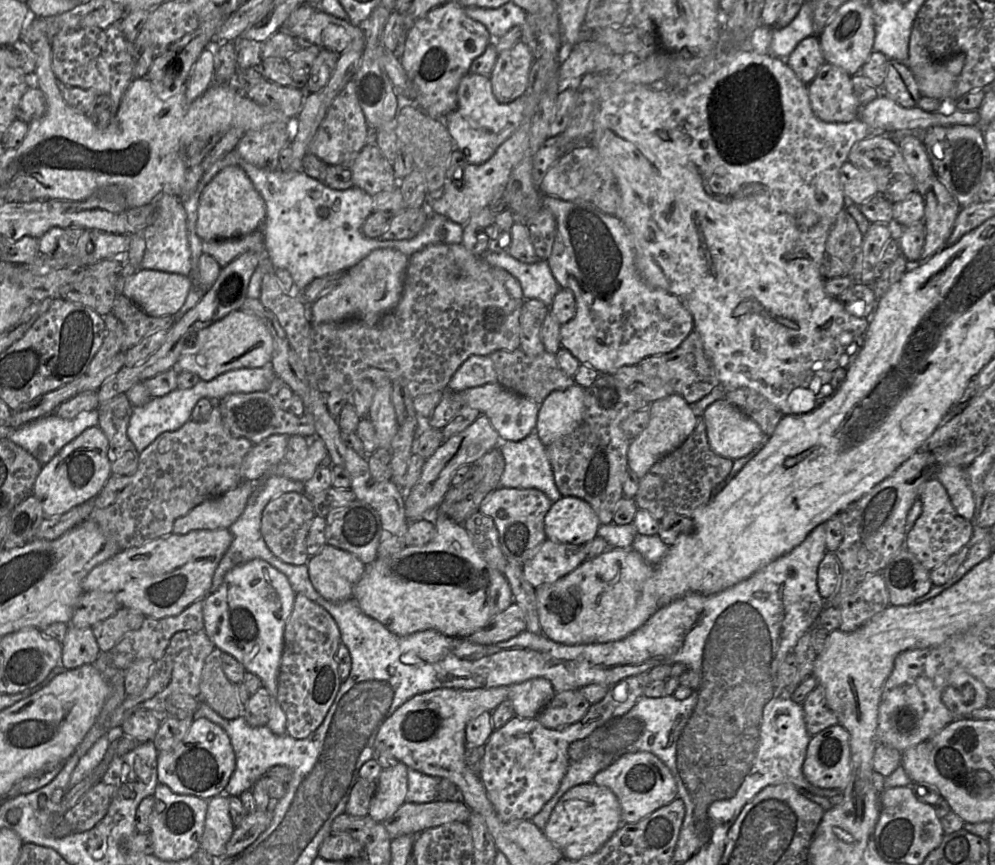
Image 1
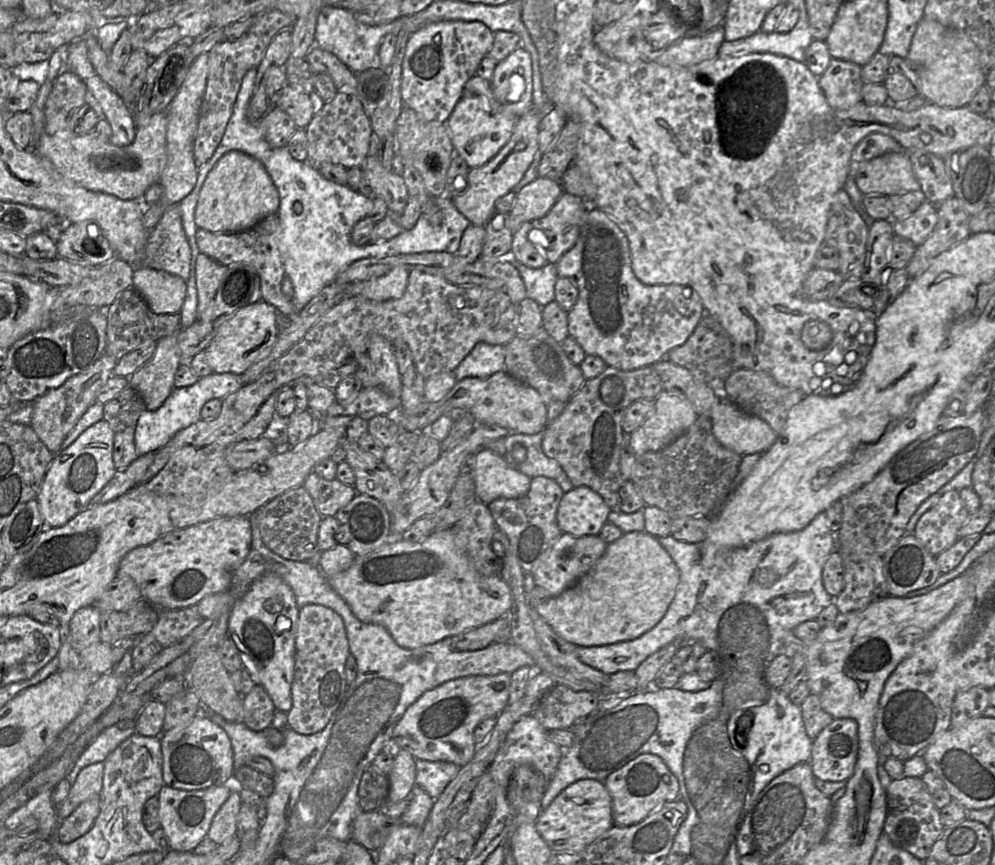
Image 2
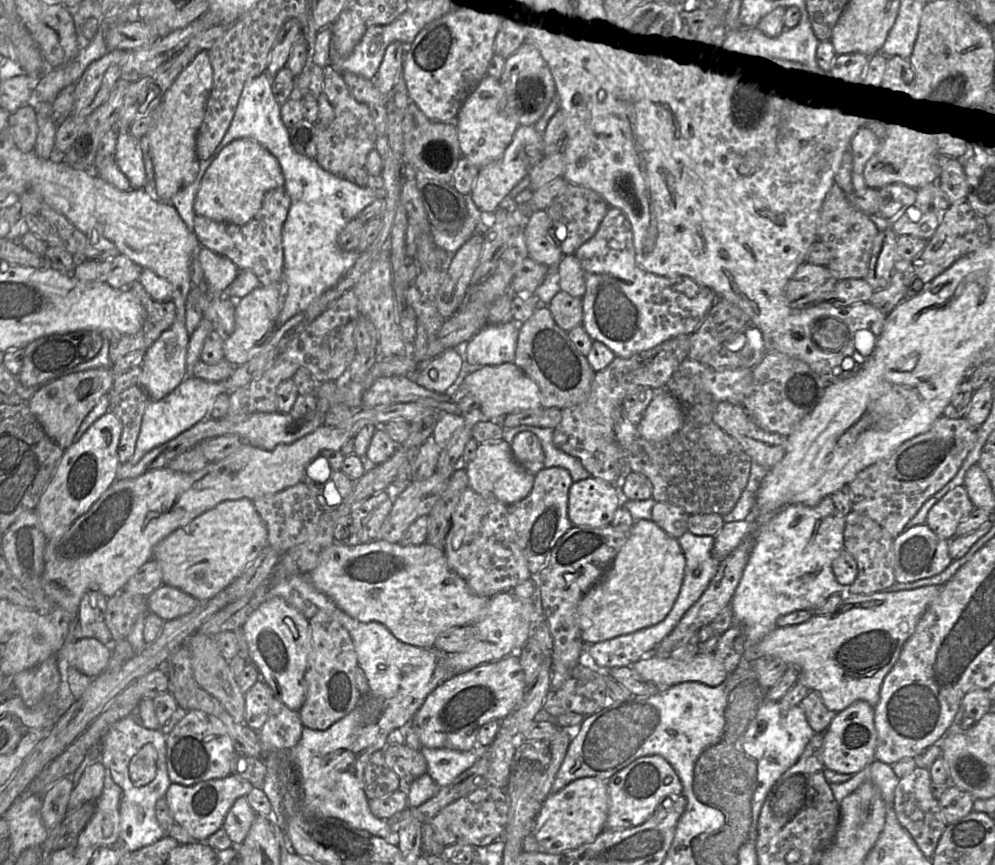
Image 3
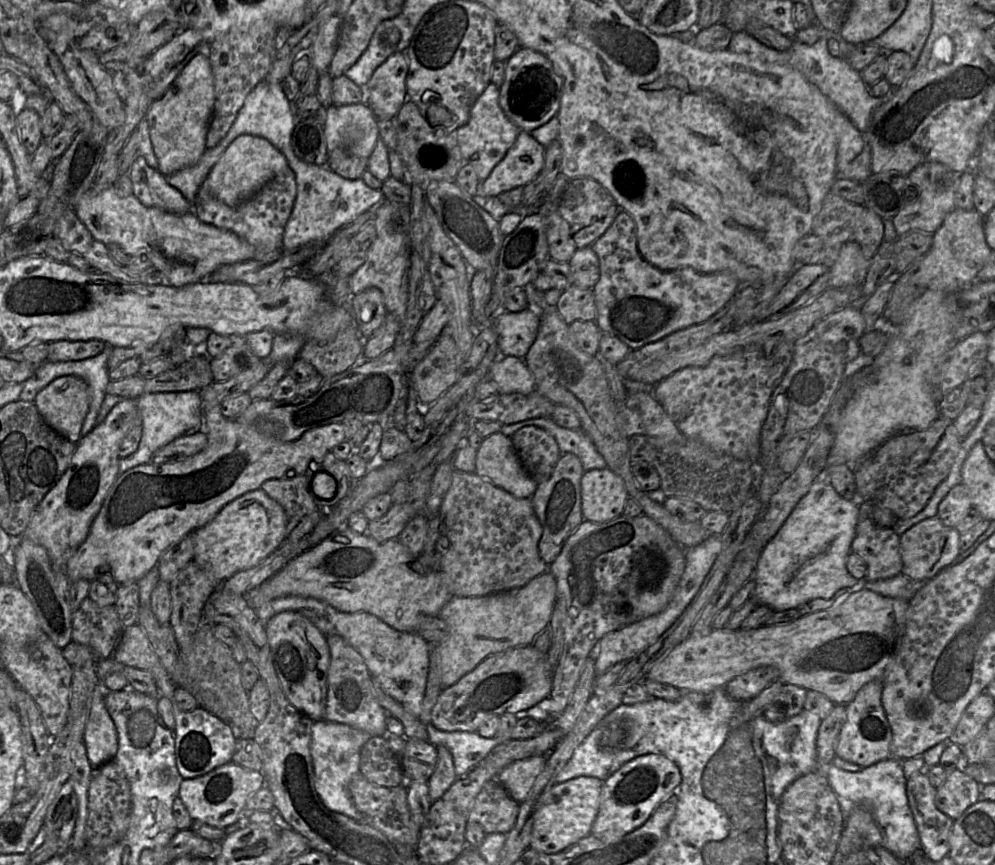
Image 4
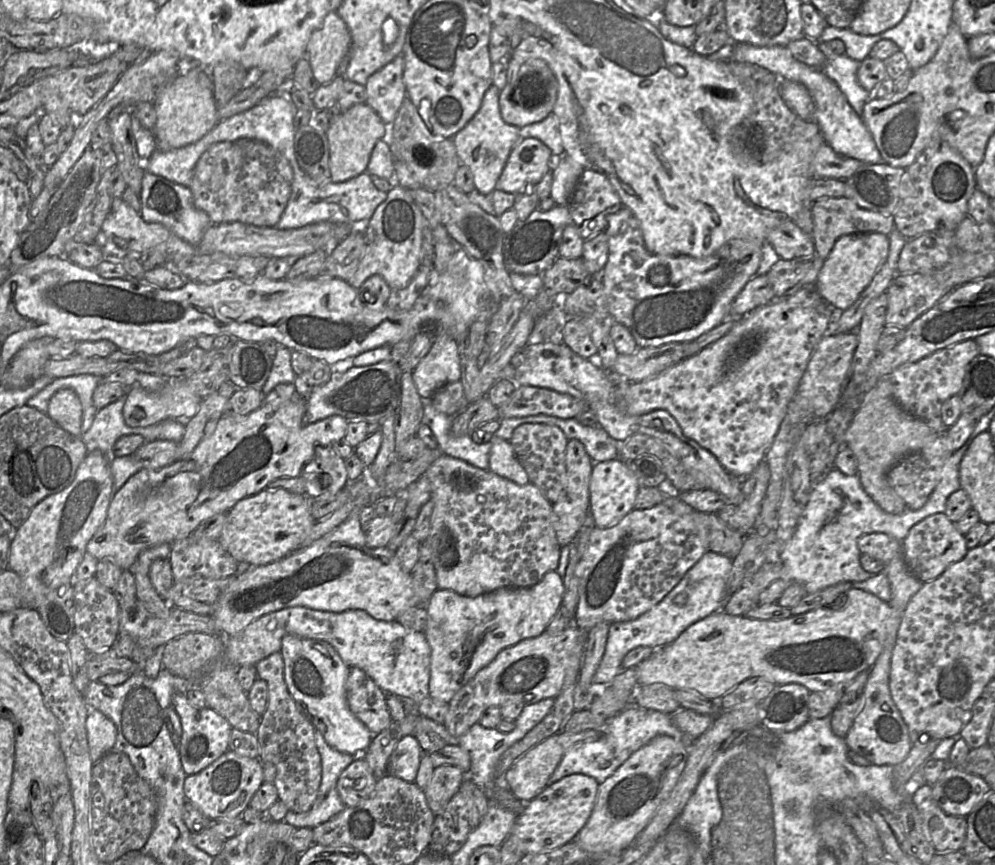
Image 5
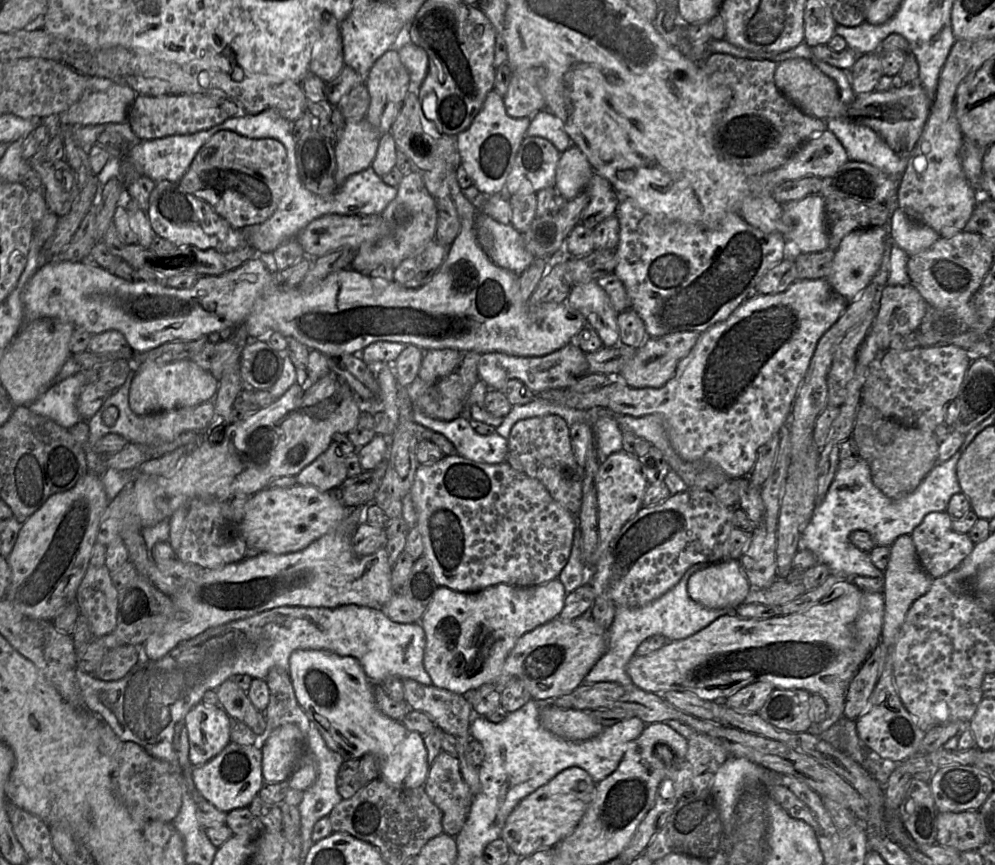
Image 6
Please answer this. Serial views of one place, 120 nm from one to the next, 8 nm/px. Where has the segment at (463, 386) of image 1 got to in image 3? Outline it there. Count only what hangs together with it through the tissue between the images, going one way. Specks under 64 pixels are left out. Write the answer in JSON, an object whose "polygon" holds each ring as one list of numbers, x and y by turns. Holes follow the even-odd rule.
{"polygon":[[514,320,501,325,486,325,463,349,468,368,497,366,515,360,520,325]]}

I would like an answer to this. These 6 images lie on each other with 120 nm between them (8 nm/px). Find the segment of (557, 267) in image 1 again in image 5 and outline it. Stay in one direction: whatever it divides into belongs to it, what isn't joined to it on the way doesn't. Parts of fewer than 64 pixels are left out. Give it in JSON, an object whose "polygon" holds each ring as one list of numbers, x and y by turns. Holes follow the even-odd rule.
{"polygon":[[622,206,610,216,604,230,608,236,608,259,599,277,607,295,610,320,624,325,633,335,638,348,658,347,669,343,690,342,719,326,730,317,730,307,746,284,757,275,763,258,759,242,732,239,706,258,687,255,664,256,649,252,634,212]]}

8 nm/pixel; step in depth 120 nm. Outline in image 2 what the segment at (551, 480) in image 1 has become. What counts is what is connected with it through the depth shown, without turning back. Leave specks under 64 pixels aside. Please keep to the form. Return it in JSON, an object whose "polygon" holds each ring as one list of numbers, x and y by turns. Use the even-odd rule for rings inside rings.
{"polygon":[[545,429,537,434,509,434,504,441,506,461,516,468,519,472,533,479,543,476,554,480,563,490,568,493,575,487,560,464,551,458,548,458,542,449,542,442,545,436],[515,444,522,444,527,450,527,456,524,462,517,464,512,457,512,450]]}

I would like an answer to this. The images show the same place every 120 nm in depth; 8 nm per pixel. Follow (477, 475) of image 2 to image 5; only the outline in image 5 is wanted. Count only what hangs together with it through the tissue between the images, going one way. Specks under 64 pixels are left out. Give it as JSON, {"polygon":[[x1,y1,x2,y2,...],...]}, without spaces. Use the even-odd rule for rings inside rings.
{"polygon":[[493,437,490,442,488,470,521,486,530,483,510,442,498,437]]}

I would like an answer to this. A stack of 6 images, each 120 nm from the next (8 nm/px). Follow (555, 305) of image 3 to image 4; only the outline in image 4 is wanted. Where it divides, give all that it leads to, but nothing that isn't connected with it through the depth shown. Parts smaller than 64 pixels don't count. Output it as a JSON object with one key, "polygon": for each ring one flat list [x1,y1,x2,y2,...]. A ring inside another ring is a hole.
{"polygon":[[570,286,562,291,555,310,568,325,577,320,595,322,597,309,593,290]]}

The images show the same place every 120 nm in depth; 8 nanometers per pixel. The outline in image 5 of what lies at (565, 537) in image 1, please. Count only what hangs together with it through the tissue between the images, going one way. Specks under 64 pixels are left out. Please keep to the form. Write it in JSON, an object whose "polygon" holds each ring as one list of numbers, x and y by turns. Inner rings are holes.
{"polygon":[[621,458,594,463,589,487,589,514,599,528,608,528,634,510,641,485,630,463]]}

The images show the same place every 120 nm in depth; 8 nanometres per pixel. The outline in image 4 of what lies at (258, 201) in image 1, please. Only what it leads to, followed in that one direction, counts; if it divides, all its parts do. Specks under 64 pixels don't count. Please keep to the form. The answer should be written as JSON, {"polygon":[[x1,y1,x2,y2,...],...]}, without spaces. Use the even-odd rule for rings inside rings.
{"polygon":[[243,134,227,147,218,162,212,167,203,182,217,199,228,206,237,206,253,196,264,184,288,167,284,154,266,138]]}

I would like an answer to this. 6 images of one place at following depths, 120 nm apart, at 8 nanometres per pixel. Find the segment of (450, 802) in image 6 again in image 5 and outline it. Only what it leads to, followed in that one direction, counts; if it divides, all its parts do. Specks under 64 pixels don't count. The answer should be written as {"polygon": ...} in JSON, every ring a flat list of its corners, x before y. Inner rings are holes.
{"polygon":[[446,764,434,768,424,791,429,808,435,816,445,809,464,779,465,772,458,766]]}

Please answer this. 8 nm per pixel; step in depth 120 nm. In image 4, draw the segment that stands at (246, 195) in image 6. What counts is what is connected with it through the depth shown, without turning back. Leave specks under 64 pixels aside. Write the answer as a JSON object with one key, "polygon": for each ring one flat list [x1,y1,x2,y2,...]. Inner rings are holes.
{"polygon":[[289,165,279,175,264,184,253,196,233,207,217,199,204,188,202,183,194,204,194,212,200,221,234,232,246,240,255,249,254,260,273,262,284,251,284,231,296,200,296,188,296,176]]}

